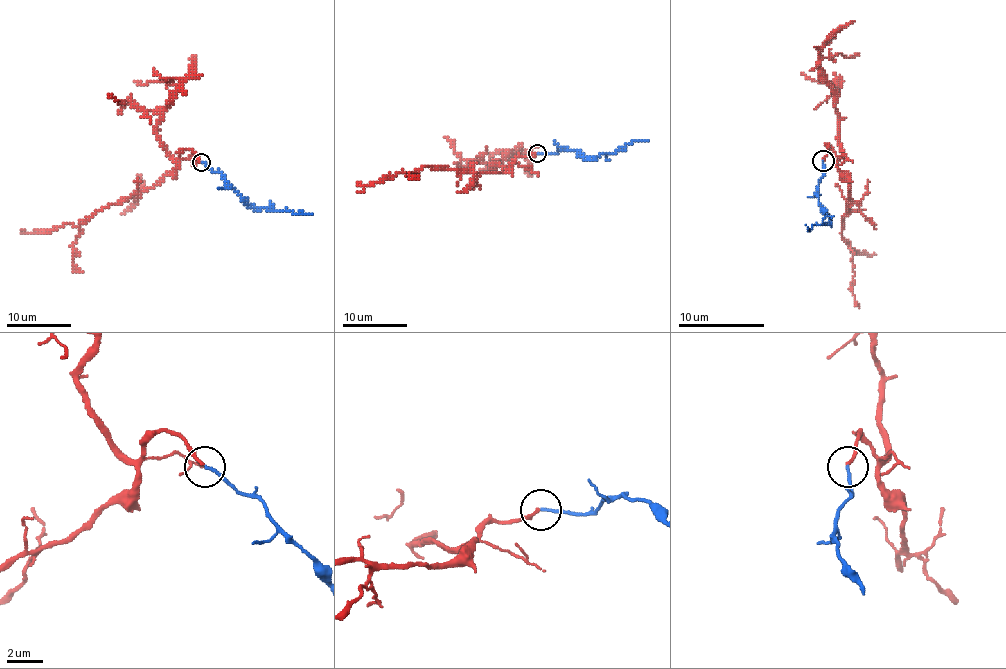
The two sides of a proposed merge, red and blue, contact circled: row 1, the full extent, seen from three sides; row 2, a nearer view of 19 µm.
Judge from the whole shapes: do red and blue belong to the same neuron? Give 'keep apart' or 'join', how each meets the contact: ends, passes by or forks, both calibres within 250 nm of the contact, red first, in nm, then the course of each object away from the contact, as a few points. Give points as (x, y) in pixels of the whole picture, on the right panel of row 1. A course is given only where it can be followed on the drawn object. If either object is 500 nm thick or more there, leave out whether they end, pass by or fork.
join; red ends there; blue ends there; 170 nm thick on the red side, 150 nm on the other; red runs (822, 160), (829, 145), (837, 158), (837, 167), (848, 177), (842, 233), (857, 252), (867, 254), (863, 250); blue runs (822, 160), (825, 175), (818, 186), (818, 205), (831, 222), (807, 229)

